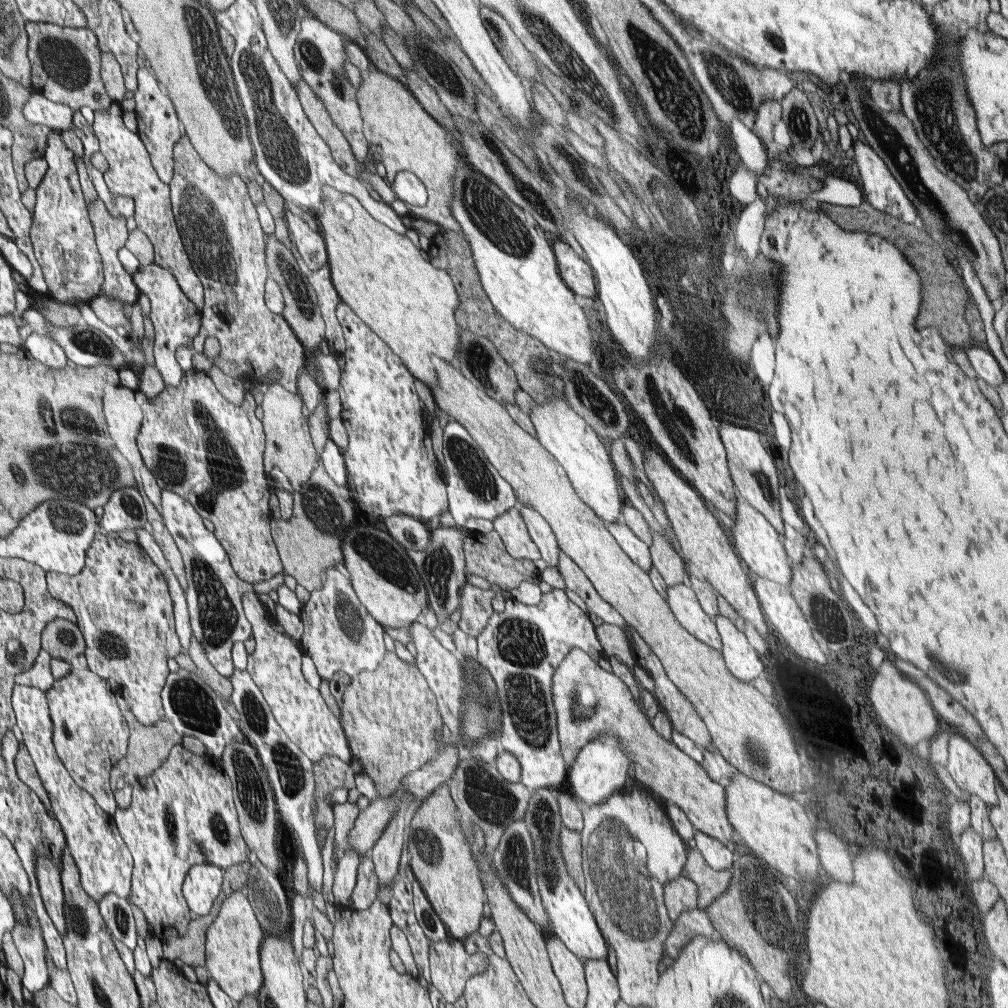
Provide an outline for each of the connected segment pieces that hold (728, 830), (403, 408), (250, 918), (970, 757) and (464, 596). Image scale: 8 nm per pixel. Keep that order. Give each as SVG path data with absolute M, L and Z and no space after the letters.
M574 647L552 675L552 700L557 714L555 724L560 752L567 767L574 763L584 745L596 741L597 737L612 734L620 740L622 750L632 760L638 784L650 788L664 801L678 805L696 831L716 838L732 849L734 830L727 820L726 788L708 777L704 765L656 731L628 686L613 672L600 666L601 662L600 658L592 658L588 651Z
M340 301L336 308L336 316L346 344L346 351L342 354L346 364L341 371L340 385L337 389L341 401L341 418L348 432L348 442L341 447L347 471L346 487L352 490L352 496L362 508L372 508L372 512L384 518L407 514L423 521L446 513L446 484L442 478L440 464L432 452L430 428L422 414L422 404L416 396L414 375L410 374L402 360L351 307Z
M239 890L230 893L220 908L219 916L212 921L207 932L206 943L206 968L210 978L235 1002L242 1001L247 995L257 995L260 988L263 988L264 976L262 970L262 956L260 956L260 946L262 946L262 928L254 916L254 907L247 896L247 891Z
M954 730L949 739L948 752L946 768L954 782L970 795L982 798L989 808L997 806L998 780L980 750L964 734Z
M470 582L464 583L460 587L460 608L458 608L460 630L464 630L468 636L477 638L495 613L492 609L494 597L495 593L491 589L481 589Z

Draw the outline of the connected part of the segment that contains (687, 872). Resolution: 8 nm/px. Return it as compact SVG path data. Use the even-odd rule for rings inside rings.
M688 848L688 861L681 876L692 880L698 887L700 910L706 910L717 896L725 894L732 875L731 869L713 869L696 848Z

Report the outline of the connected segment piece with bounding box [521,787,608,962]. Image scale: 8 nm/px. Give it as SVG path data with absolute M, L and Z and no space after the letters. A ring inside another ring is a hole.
M541 788L536 789L530 795L530 801L524 811L521 822L526 824L526 829L534 842L534 858L536 858L536 883L542 899L542 906L548 914L548 920L552 924L552 932L571 950L580 960L605 960L607 962L608 944L604 940L603 932L596 922L594 912L590 909L586 902L586 896L580 891L576 882L566 869L566 861L560 849L560 834L566 828L561 815L561 806L559 800L556 799L555 789Z

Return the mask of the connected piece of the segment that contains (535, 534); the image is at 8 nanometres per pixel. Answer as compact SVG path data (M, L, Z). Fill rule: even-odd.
M519 502L517 508L520 510L524 522L526 522L526 528L528 528L532 542L538 545L541 558L544 559L547 566L558 568L558 553L561 549L546 519L538 514L536 509L521 504L521 502Z

